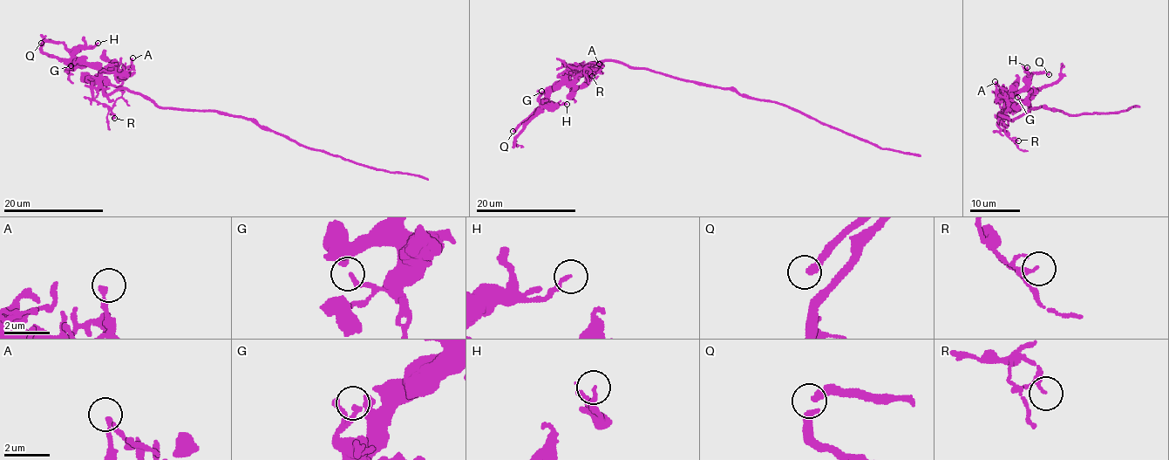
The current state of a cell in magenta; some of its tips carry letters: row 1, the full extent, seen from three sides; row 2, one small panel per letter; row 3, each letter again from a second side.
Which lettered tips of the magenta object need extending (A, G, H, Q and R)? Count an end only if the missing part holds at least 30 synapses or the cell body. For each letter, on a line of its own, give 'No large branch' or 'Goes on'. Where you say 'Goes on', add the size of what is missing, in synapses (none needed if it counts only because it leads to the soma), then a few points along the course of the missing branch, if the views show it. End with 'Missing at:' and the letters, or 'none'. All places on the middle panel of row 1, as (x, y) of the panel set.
A: No large branch
G: No large branch
H: No large branch
Q: Goes on. Roughly 50 synapses
R: No large branch
Missing at: Q

